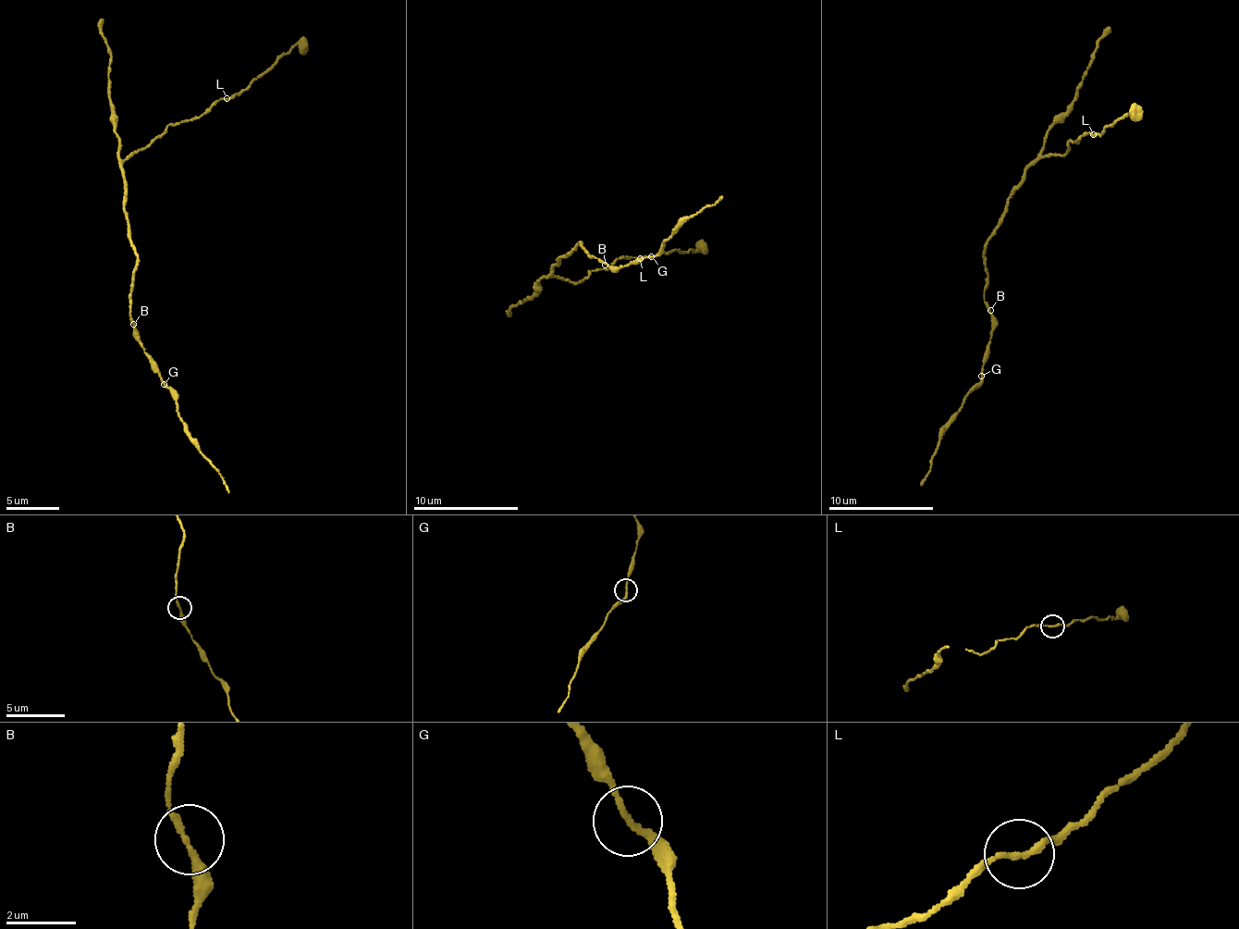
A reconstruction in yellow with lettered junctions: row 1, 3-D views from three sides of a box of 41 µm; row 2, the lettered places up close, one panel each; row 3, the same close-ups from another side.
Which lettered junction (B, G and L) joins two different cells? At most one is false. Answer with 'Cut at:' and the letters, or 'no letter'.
Cut at: G

